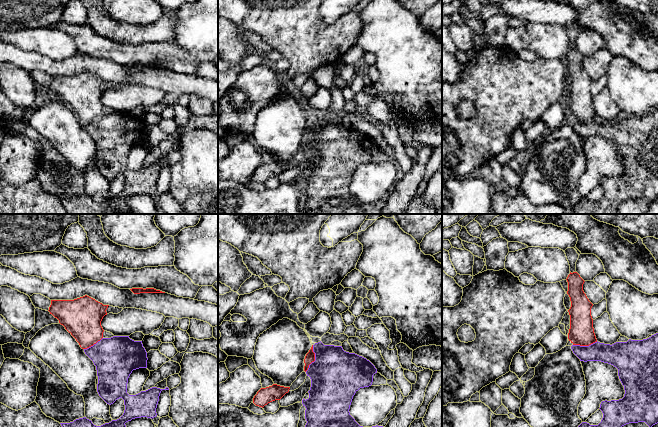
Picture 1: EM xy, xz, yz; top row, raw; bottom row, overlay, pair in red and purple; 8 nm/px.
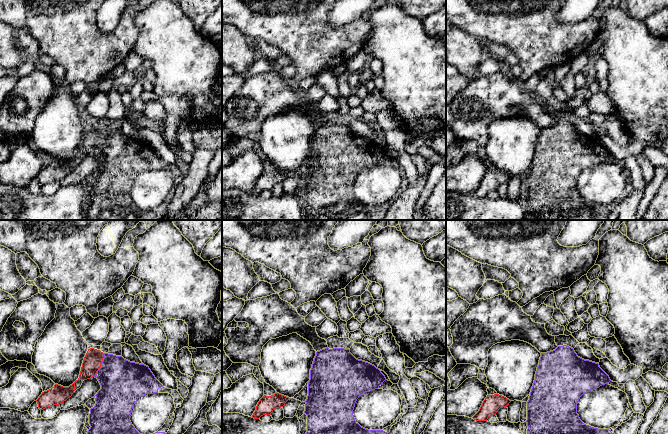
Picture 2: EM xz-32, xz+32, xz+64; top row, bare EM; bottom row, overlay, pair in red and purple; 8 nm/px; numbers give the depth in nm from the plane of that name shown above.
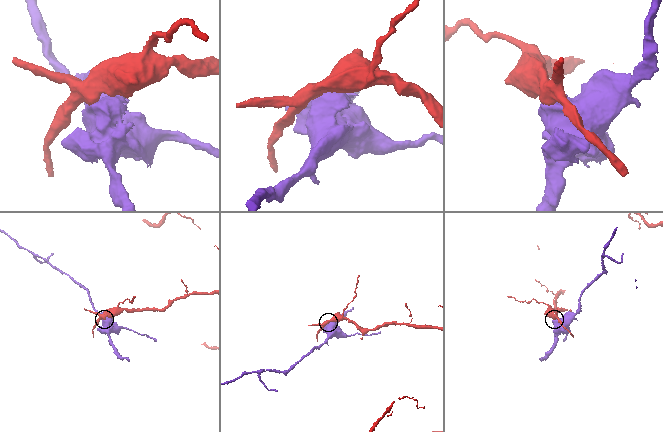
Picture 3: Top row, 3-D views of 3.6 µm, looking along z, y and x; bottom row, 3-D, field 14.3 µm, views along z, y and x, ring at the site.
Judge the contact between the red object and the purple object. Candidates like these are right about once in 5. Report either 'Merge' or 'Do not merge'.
Do not merge

